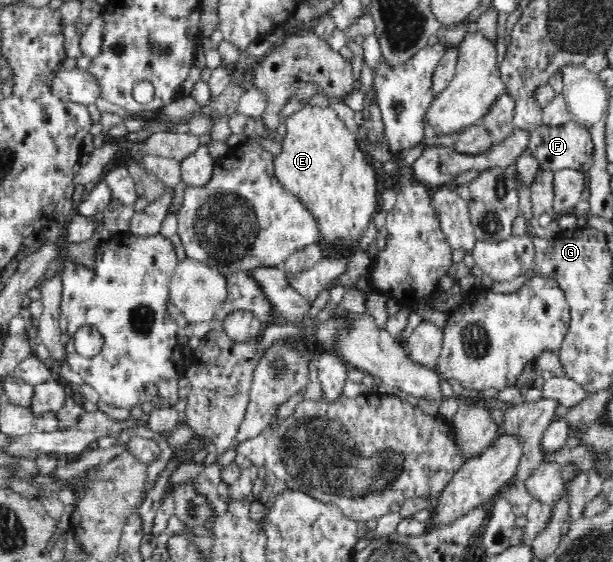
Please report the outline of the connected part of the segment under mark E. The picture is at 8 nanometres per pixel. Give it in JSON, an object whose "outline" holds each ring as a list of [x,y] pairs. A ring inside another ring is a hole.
{"outline":[[[304,102],[302,108],[288,114],[285,120],[286,132],[281,140],[280,152],[273,156],[273,169],[280,184],[286,191],[300,198],[301,202],[321,222],[323,240],[320,242],[327,249],[340,252],[360,241],[369,226],[372,215],[378,206],[378,188],[376,187],[375,169],[360,144],[346,123],[338,117],[338,112],[331,106],[312,106]]]}

